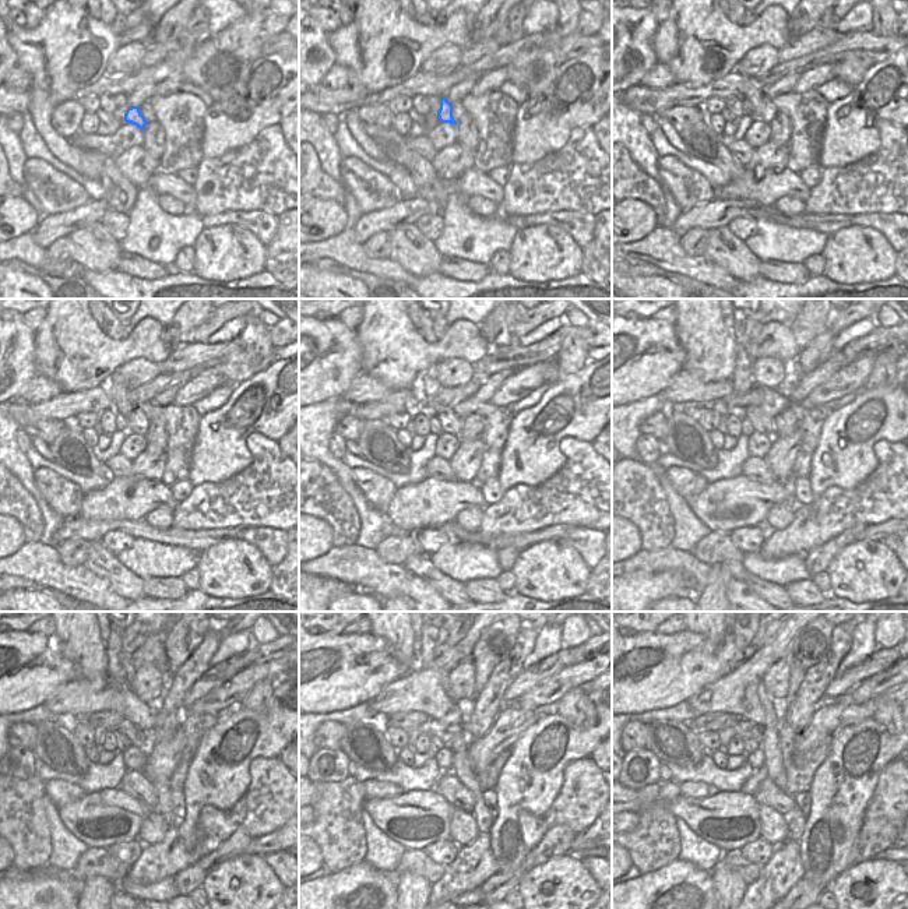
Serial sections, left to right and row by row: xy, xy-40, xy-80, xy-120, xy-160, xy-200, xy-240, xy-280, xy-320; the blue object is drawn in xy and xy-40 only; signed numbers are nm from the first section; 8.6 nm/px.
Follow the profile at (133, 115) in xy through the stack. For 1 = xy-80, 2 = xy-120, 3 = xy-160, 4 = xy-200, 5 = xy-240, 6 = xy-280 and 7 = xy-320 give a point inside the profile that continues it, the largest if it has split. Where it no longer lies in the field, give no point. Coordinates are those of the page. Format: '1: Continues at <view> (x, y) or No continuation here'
1: Continues at xy-80 (755, 95)
2: Continues at xy-120 (119, 393)
3: Continues at xy-160 (429, 384)
4: Continues at xy-200 (742, 379)
5: Continues at xy-240 (118, 677)
6: Continues at xy-280 (428, 640)
7: Continues at xy-320 (742, 640)

